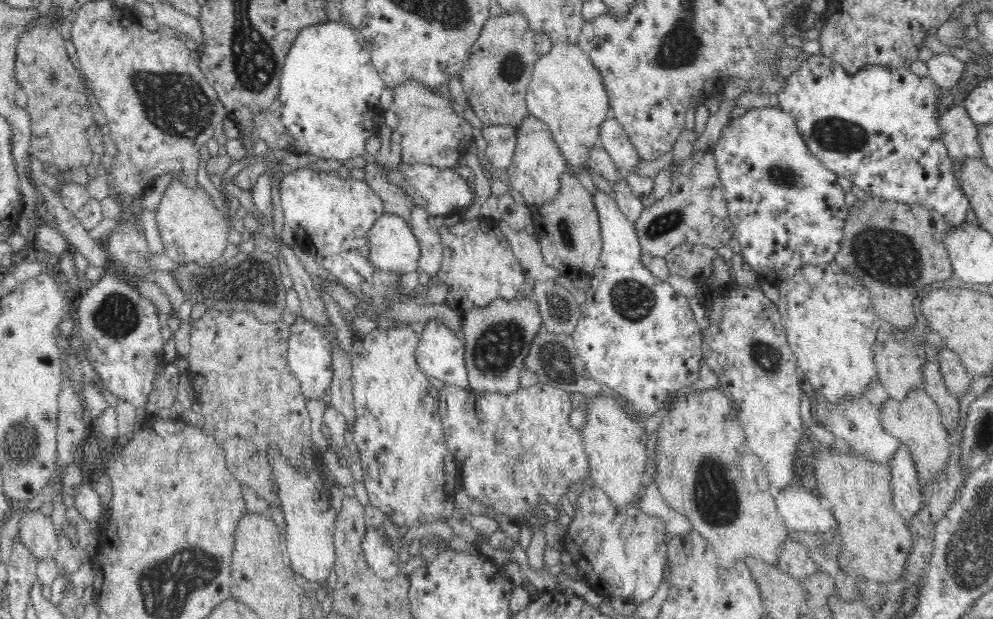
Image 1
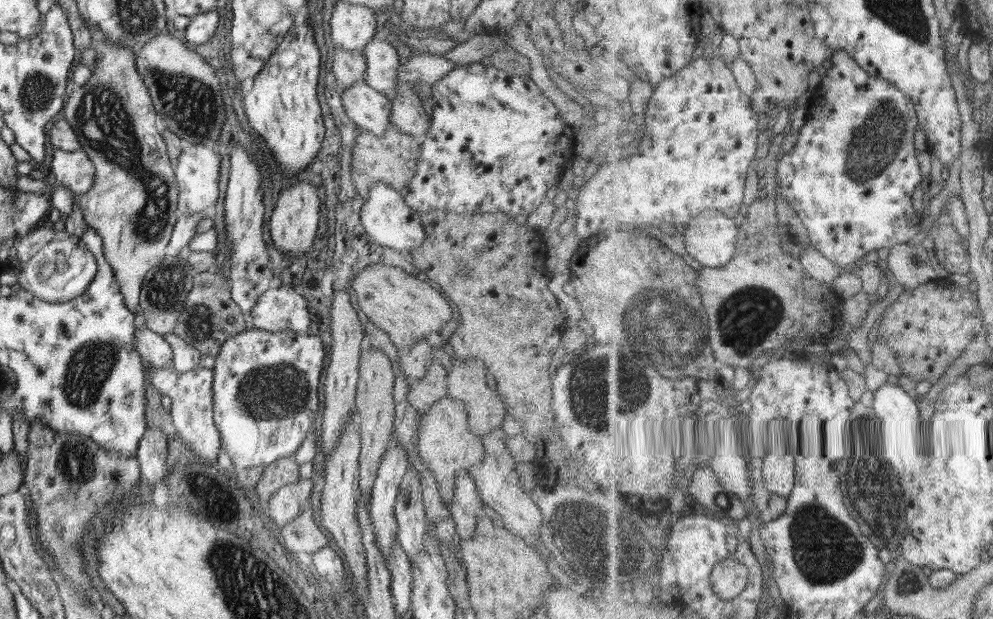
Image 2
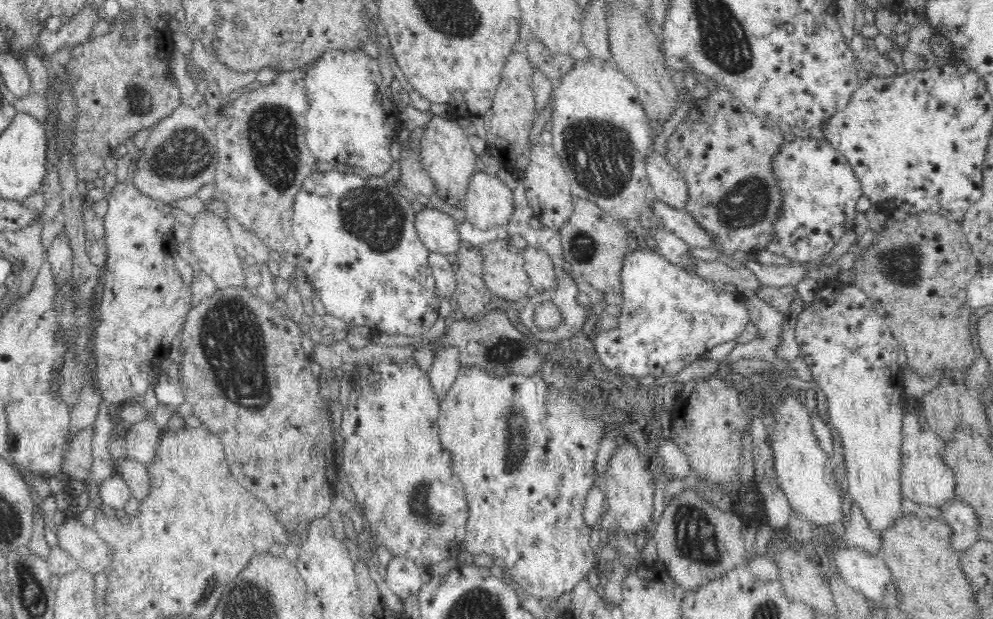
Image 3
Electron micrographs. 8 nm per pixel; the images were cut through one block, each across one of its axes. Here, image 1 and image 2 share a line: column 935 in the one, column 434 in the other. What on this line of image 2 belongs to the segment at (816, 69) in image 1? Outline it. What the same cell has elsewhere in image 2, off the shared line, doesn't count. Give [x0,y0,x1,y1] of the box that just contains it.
[399,62,569,218]

